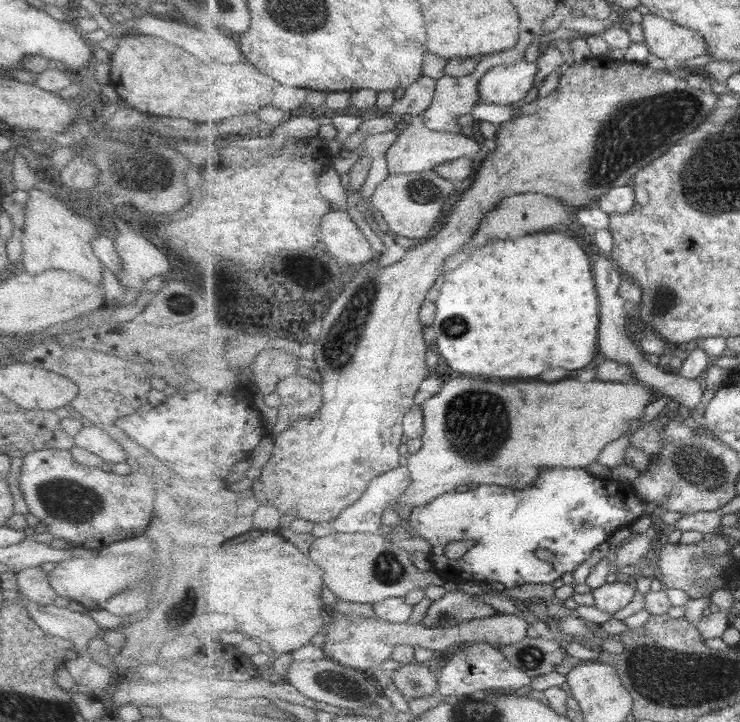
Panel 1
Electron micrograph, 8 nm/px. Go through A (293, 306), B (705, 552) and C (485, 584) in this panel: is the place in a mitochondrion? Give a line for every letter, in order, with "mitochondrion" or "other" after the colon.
A: other
B: other
C: other

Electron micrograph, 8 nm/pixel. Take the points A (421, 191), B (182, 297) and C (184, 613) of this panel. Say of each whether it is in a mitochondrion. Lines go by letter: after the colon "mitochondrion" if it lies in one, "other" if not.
A: mitochondrion
B: mitochondrion
C: other

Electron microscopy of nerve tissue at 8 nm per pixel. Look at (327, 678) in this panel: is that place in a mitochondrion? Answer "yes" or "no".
yes

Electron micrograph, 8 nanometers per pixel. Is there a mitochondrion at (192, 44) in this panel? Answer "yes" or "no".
no

